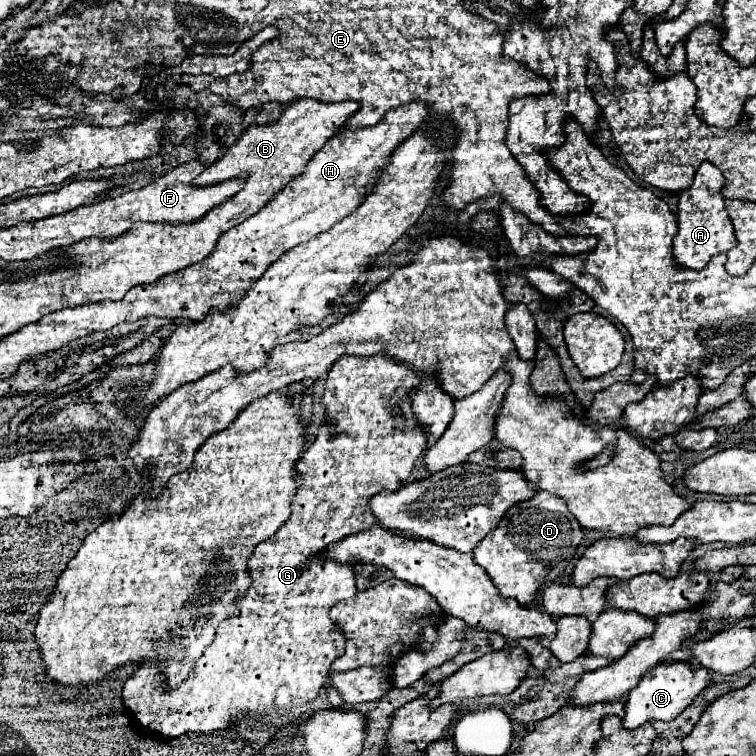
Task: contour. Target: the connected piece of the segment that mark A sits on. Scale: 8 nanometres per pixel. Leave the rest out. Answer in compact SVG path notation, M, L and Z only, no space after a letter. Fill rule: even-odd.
M702 162L700 168L696 170L694 184L692 188L684 190L680 194L678 202L678 234L674 236L674 260L690 270L702 270L708 260L720 252L728 252L738 244L734 236L734 228L730 224L728 212L724 208L724 196L722 196L722 172L710 164Z

